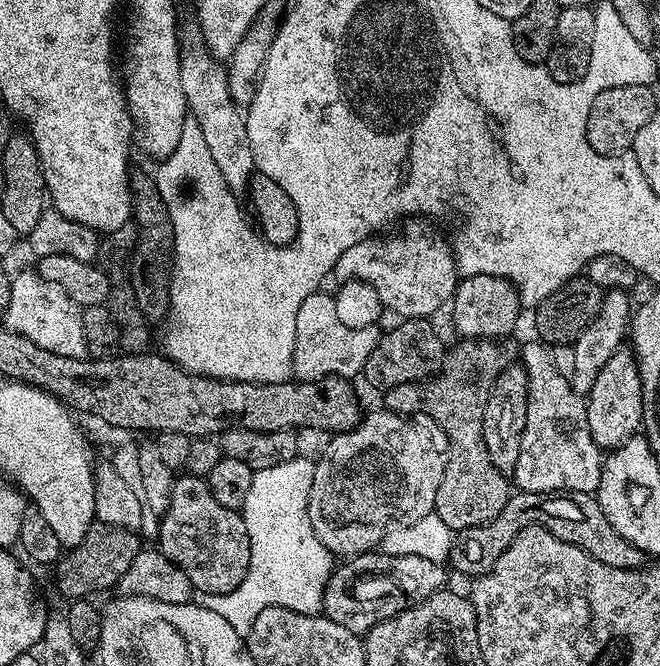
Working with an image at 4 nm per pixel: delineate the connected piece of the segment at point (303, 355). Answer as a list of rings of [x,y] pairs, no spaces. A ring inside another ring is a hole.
[[[324,290],[311,292],[298,306],[298,326],[296,327],[296,341],[294,342],[294,358],[292,359],[292,376],[297,380],[321,380],[327,376],[342,376],[345,378],[356,378],[364,371],[366,358],[378,346],[382,335],[379,327],[351,328],[342,326],[338,318],[338,310],[334,310],[335,295],[324,293]]]

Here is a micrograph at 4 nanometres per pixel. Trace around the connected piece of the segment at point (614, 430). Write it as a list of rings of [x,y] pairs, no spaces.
[[[631,351],[616,352],[606,366],[598,370],[598,378],[594,378],[594,386],[586,397],[586,407],[590,434],[602,450],[621,448],[631,436],[641,431],[644,423],[644,387]]]

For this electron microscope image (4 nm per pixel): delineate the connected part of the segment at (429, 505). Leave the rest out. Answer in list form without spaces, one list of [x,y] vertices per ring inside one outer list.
[[[387,410],[363,417],[349,432],[338,432],[324,448],[314,464],[314,478],[308,491],[308,517],[314,534],[336,558],[351,558],[361,552],[373,551],[391,528],[413,524],[435,511],[438,486],[449,458],[449,442],[431,440],[415,428],[411,419]]]

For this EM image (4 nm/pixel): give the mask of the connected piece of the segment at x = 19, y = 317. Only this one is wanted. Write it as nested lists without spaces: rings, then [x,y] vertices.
[[[39,271],[20,272],[12,276],[10,306],[2,320],[7,328],[30,338],[30,342],[34,342],[34,346],[42,346],[42,350],[79,360],[88,356],[80,305],[72,301],[60,284],[42,278]]]

